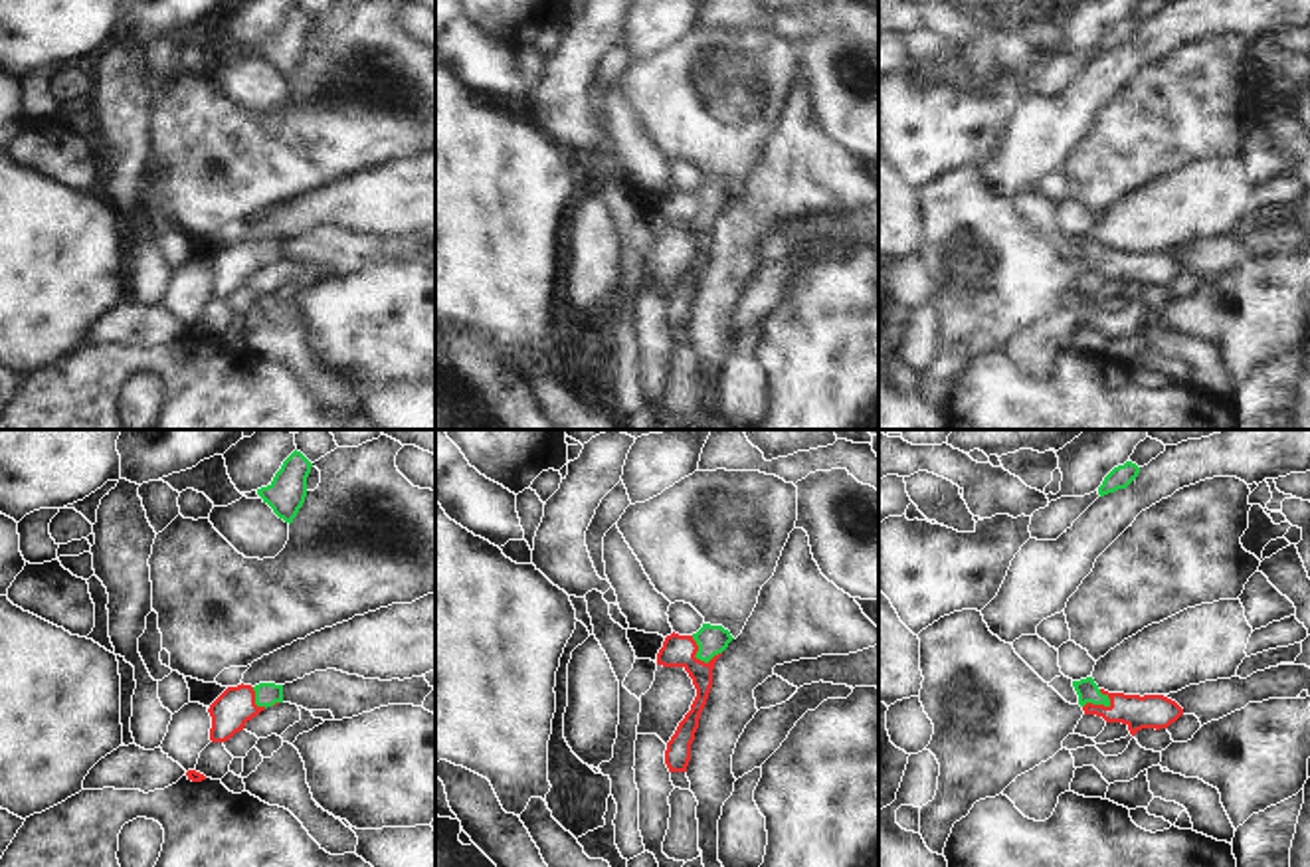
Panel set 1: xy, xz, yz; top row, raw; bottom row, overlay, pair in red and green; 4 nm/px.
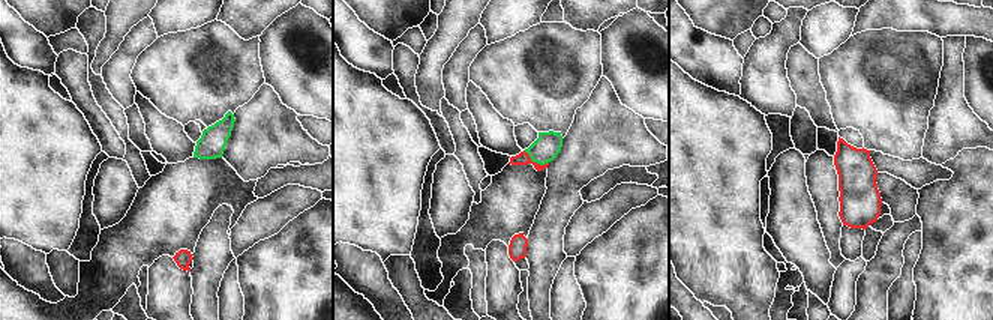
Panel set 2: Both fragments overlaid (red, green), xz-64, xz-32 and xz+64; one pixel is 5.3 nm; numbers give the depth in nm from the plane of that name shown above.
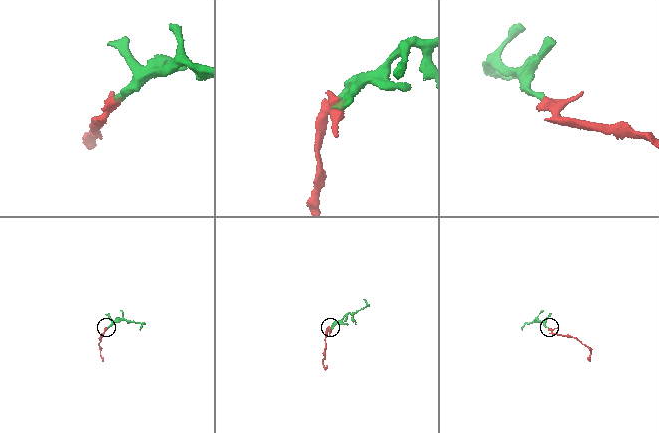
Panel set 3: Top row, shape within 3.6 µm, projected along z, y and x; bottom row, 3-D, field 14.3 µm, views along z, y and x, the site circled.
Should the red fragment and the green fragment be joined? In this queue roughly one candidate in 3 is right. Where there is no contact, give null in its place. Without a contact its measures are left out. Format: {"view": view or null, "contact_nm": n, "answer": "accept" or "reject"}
{"view": "xz", "contact_nm": 150, "answer": "accept"}

